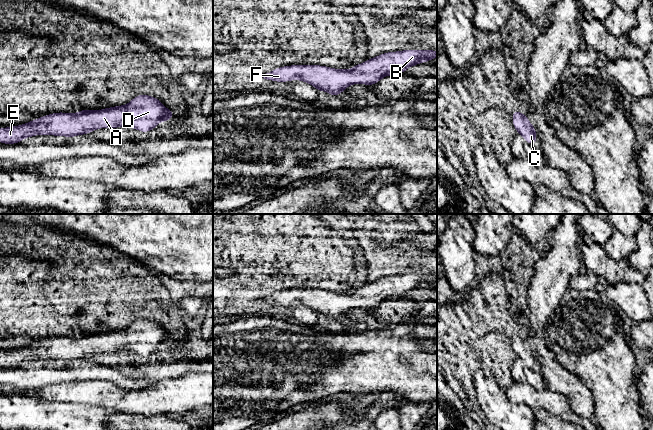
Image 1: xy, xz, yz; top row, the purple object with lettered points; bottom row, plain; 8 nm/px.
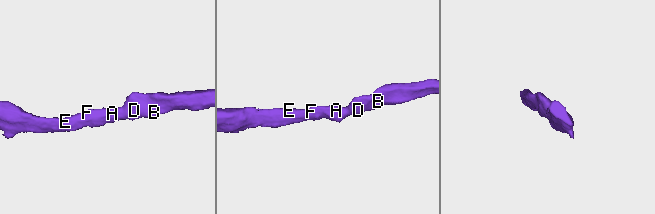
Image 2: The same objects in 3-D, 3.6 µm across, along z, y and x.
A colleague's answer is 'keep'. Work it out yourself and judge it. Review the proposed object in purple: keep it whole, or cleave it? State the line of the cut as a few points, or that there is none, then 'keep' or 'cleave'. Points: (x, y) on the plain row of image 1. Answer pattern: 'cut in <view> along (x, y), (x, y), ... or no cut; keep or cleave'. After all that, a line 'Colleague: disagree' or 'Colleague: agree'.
no cut; keep
Colleague: agree

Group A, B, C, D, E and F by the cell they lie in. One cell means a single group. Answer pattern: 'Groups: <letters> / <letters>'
Groups: A B C D E F

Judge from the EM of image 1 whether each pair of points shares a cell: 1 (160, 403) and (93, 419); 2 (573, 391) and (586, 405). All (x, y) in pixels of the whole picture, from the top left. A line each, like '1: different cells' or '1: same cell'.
1: different cells
2: same cell

